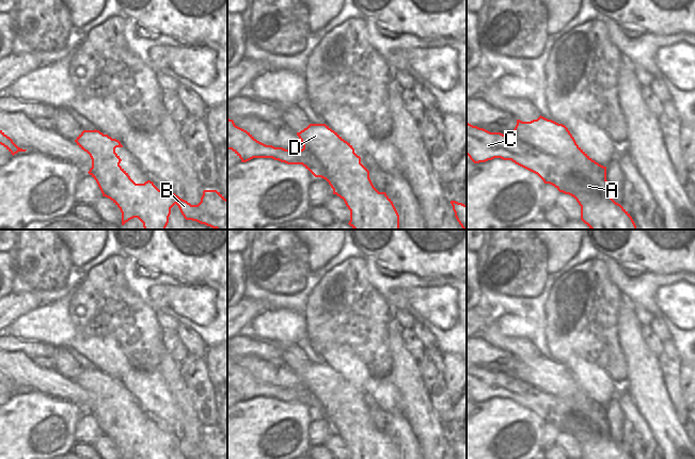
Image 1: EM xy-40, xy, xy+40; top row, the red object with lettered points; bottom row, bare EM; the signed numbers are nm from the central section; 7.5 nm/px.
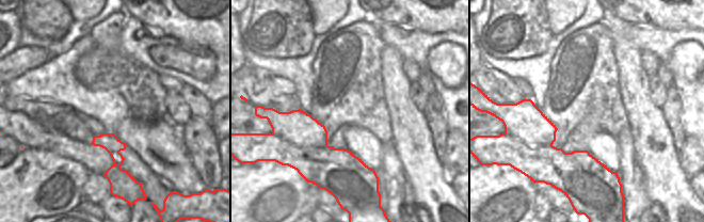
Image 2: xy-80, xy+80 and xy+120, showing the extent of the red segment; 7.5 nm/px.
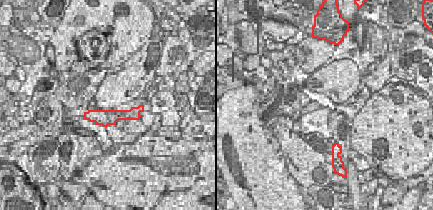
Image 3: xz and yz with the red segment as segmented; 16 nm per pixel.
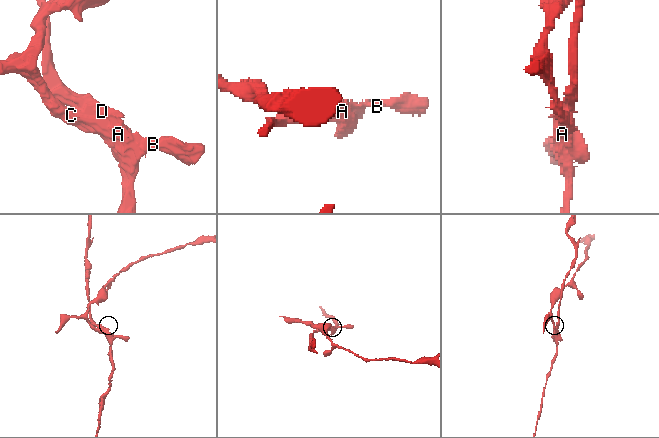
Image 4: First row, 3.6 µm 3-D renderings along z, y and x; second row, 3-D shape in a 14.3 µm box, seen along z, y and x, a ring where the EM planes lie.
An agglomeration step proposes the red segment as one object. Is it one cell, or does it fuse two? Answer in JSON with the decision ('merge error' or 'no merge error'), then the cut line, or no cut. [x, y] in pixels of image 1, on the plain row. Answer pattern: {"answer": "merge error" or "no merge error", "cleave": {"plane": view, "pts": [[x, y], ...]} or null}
{"answer": "merge error", "cleave": {"plane": "xy+40", "pts": [[512, 375], [553, 394], [555, 398], [551, 407], [555, 413]]}}

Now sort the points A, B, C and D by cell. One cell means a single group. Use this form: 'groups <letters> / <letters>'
groups A B D / C

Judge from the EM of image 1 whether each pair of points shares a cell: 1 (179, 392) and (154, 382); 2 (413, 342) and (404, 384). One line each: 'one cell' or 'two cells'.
1: two cells
2: two cells

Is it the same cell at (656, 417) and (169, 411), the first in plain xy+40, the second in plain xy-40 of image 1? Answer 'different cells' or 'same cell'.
different cells

